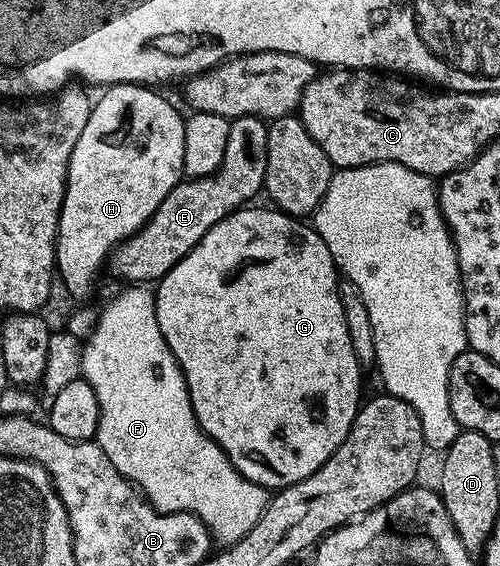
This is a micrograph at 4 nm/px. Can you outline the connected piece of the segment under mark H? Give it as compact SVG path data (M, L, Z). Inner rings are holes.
M114 83L102 91L105 92L96 96L91 117L87 117L87 126L71 153L65 200L57 226L55 271L60 286L62 283L73 295L85 295L92 289L113 248L130 239L153 216L155 209L163 205L167 193L171 193L185 175L185 119L157 92L160 90L139 83Z

